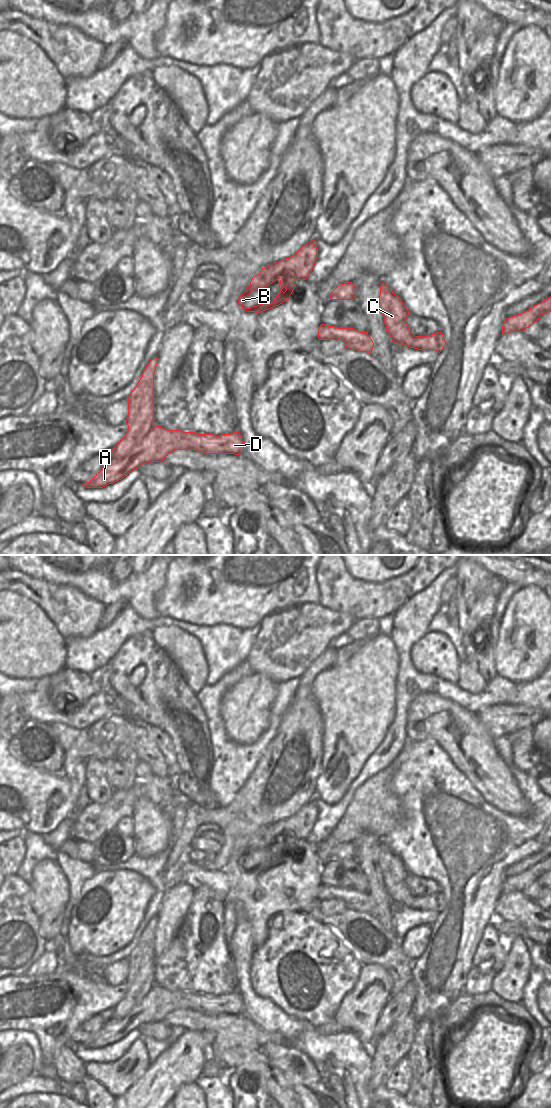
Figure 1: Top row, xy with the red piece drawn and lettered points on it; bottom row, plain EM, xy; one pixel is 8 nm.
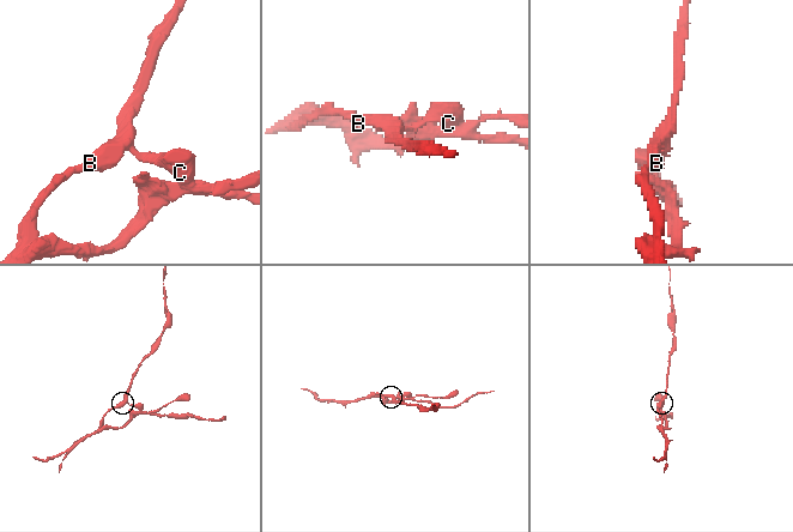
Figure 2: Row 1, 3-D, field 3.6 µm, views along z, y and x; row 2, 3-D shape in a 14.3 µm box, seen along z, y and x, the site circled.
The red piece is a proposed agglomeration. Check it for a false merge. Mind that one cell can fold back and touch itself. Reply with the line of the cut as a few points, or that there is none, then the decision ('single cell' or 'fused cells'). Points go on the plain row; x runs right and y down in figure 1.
xy (442, 899), (423, 900), (421, 909) | fused cells

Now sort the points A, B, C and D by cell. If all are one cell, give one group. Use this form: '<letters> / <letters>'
A B D / C

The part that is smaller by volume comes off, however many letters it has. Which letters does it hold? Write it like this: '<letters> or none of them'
C

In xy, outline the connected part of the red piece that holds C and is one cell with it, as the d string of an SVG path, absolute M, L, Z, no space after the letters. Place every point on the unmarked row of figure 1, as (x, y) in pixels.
M385 843L380 845L380 855L378 857L378 865L380 871L384 877L384 883L386 885L386 891L390 895L394 904L401 904L409 908L414 908L412 903L415 898L420 898L421 896L415 896L409 889L406 879L410 874L402 860L397 856Z

